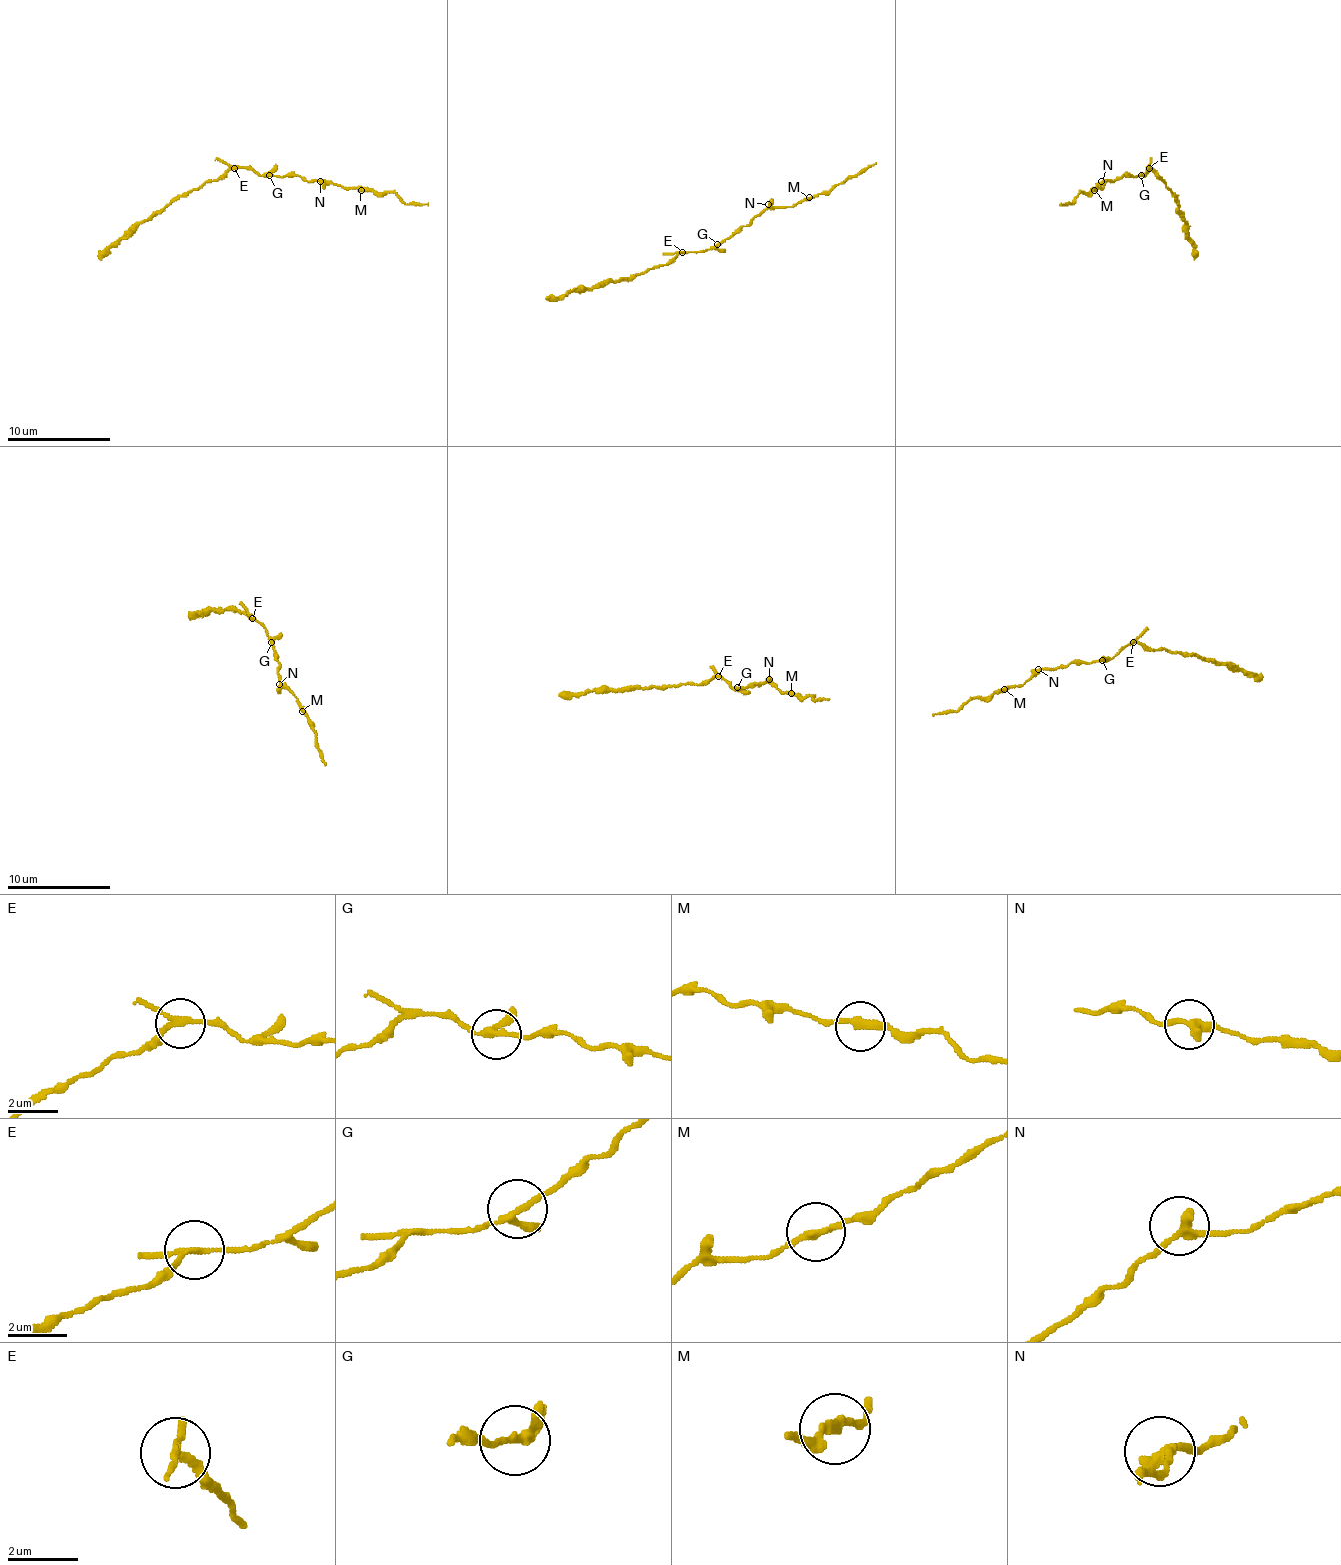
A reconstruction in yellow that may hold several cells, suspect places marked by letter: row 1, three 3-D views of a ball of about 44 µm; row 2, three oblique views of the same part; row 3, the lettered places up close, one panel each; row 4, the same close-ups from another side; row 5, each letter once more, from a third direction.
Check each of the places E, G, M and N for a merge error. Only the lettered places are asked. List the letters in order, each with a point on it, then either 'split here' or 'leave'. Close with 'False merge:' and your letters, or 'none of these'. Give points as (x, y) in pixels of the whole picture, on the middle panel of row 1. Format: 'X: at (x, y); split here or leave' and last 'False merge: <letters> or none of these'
E: at (682, 252); split here
G: at (717, 244); leave
M: at (809, 197); leave
N: at (768, 204); leave
False merge: E

